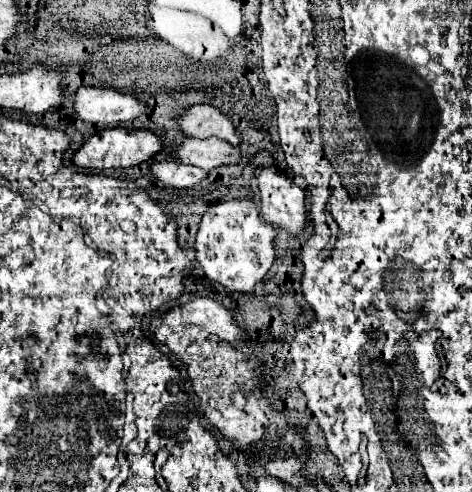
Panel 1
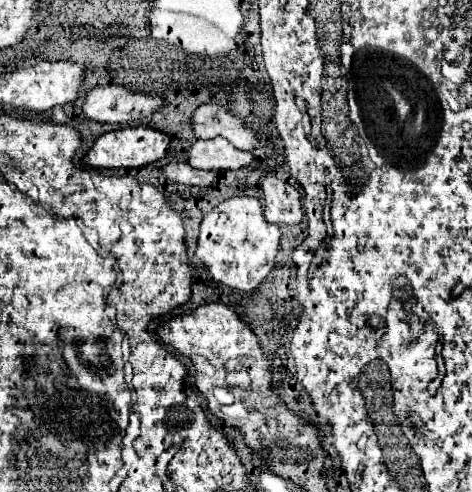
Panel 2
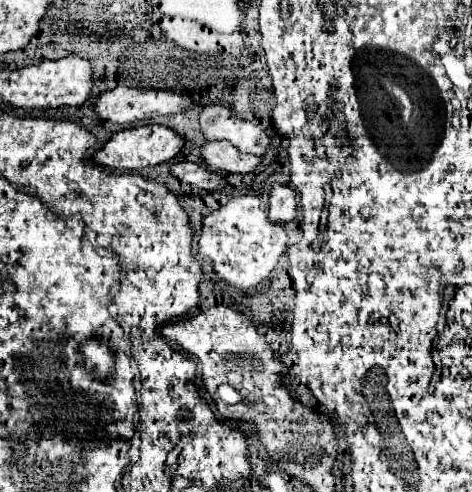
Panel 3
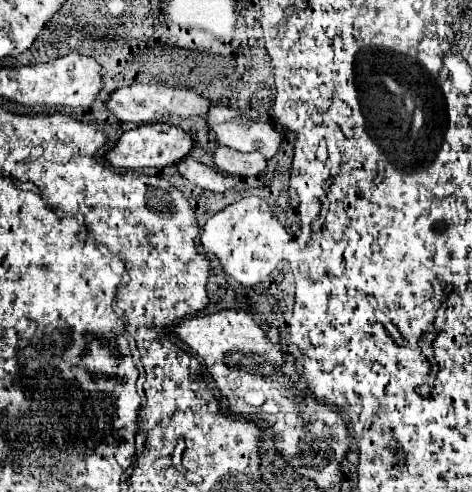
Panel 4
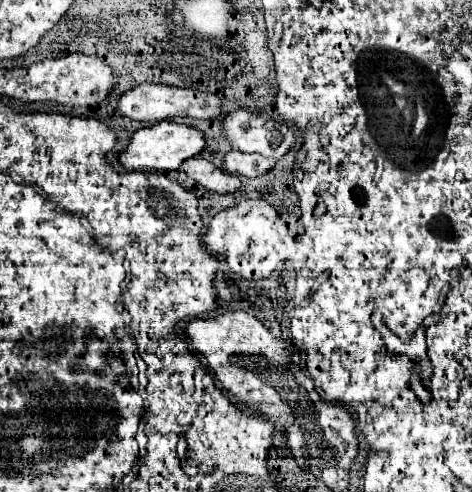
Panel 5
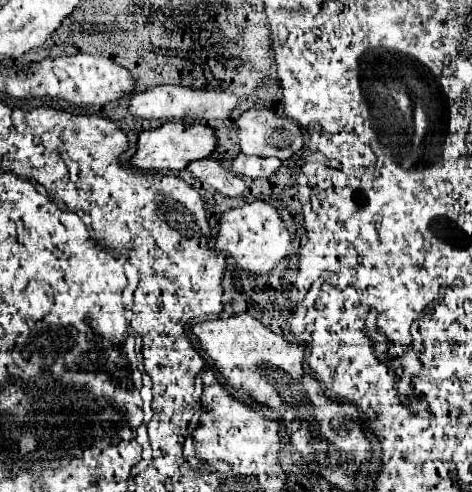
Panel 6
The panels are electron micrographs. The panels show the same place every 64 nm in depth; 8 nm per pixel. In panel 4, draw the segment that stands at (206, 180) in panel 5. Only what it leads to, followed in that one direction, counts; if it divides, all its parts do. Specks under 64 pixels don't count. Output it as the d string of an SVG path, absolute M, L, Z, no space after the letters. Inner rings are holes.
M186 158L178 164L178 170L184 178L188 178L190 182L194 182L196 186L210 190L210 192L226 192L230 188L236 186L232 176L226 176L222 172L218 172L216 168L210 168L198 160Z

